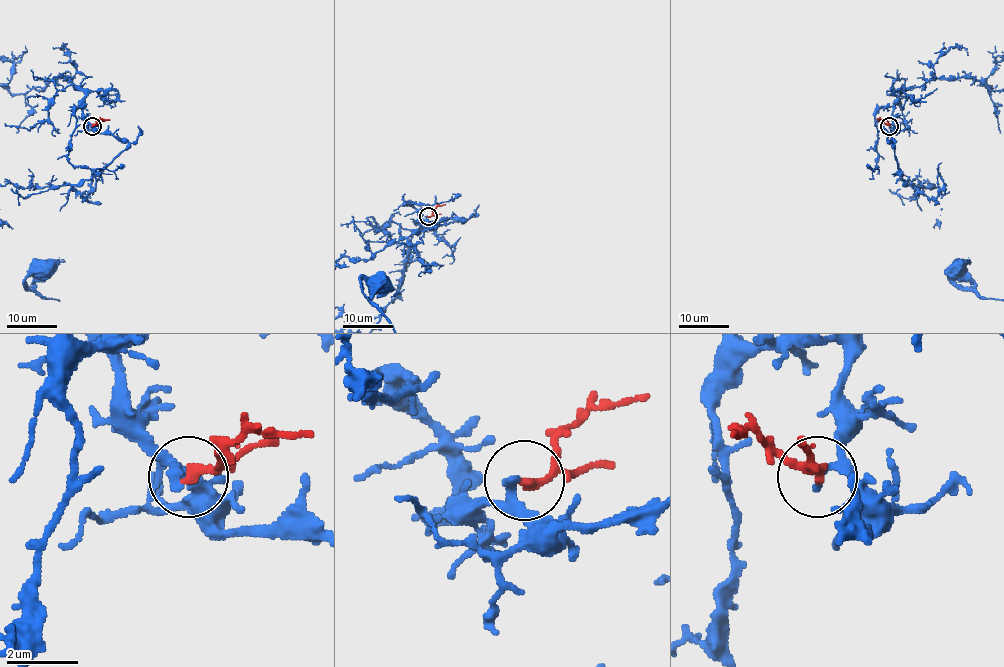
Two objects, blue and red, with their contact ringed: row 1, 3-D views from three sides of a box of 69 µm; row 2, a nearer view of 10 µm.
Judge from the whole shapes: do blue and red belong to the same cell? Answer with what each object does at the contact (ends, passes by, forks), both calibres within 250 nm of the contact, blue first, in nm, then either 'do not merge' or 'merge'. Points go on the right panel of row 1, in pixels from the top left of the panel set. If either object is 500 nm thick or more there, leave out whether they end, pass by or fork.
blue passes by; red passes by; calibres 220 and 190 nm; merge

